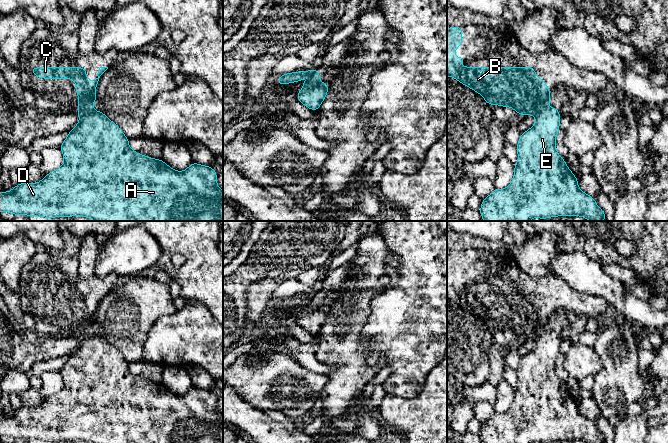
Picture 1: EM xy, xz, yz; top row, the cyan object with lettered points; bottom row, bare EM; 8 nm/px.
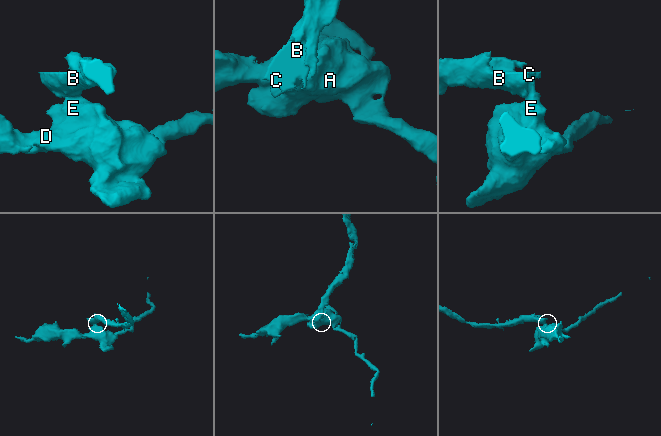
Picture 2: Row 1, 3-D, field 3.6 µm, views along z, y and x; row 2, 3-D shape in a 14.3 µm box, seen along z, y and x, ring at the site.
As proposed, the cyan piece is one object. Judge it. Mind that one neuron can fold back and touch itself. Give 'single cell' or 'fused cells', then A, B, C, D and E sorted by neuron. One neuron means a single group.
fused cells; groups A D E / B C

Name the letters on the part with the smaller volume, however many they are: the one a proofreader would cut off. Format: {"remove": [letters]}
{"remove": ["B", "C"]}

